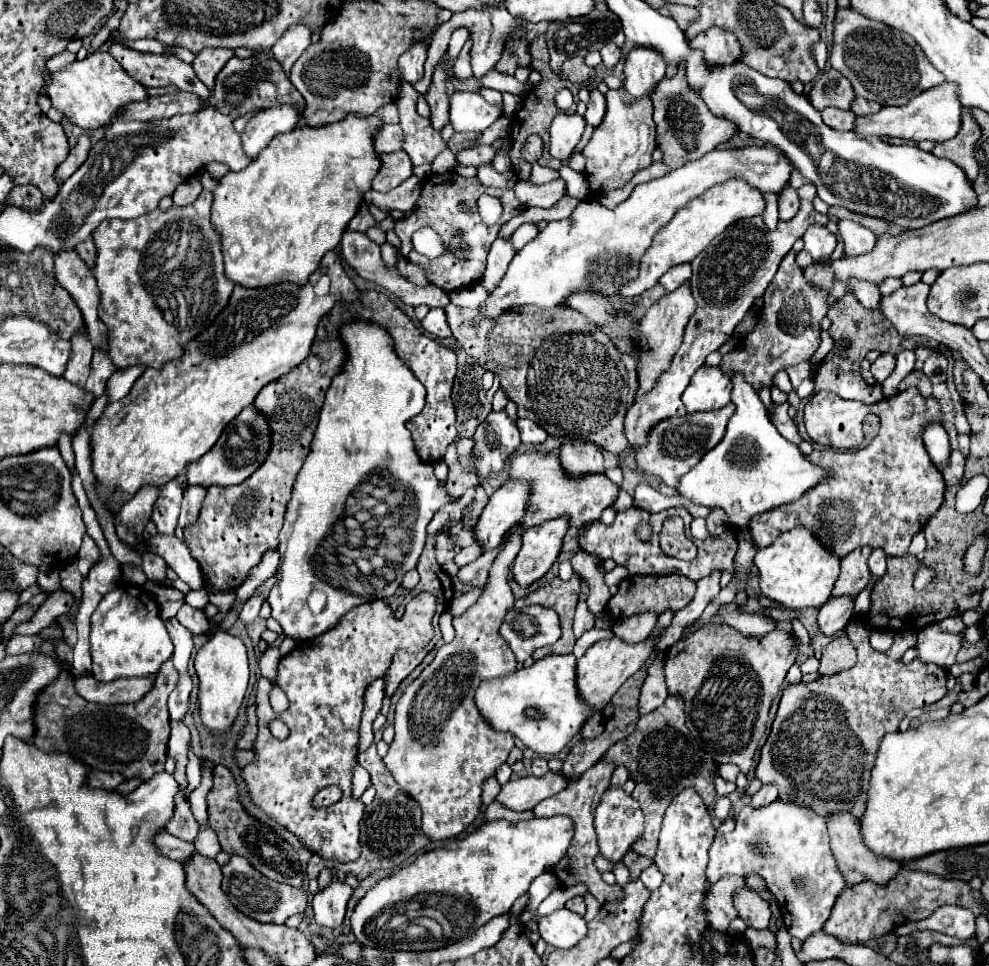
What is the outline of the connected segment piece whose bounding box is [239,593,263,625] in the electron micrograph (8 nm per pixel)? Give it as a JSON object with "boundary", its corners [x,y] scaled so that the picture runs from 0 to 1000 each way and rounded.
{"boundary":[[[256,614],[256,618],[246,626],[246,630],[244,630],[244,637],[242,637],[242,641],[248,645],[248,647],[252,647],[252,645],[256,645],[258,641],[260,641],[260,637],[262,637],[262,630],[264,630],[264,624],[266,624],[266,618],[262,616],[262,614]]]}

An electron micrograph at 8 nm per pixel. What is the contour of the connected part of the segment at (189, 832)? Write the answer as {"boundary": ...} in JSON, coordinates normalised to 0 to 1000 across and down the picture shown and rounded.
{"boundary":[[[185,815],[179,821],[179,829],[177,829],[177,846],[175,850],[169,854],[169,862],[185,869],[185,871],[197,871],[199,862],[201,862],[201,852],[197,848],[197,844],[193,842],[193,833],[189,829],[189,815]]]}

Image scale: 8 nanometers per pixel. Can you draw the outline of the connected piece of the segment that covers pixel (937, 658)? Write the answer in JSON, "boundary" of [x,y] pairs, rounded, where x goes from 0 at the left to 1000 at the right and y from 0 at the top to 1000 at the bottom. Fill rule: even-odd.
{"boundary":[[[933,649],[927,653],[927,659],[927,682],[931,686],[943,686],[956,693],[966,686],[974,657],[953,655],[949,649]]]}

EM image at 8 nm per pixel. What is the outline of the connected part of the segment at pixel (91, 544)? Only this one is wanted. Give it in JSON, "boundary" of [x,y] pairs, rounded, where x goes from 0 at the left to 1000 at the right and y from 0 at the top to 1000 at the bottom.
{"boundary":[[[86,552],[80,575],[78,575],[78,585],[80,585],[80,593],[86,597],[90,593],[90,589],[100,581],[100,566],[98,562]]]}

